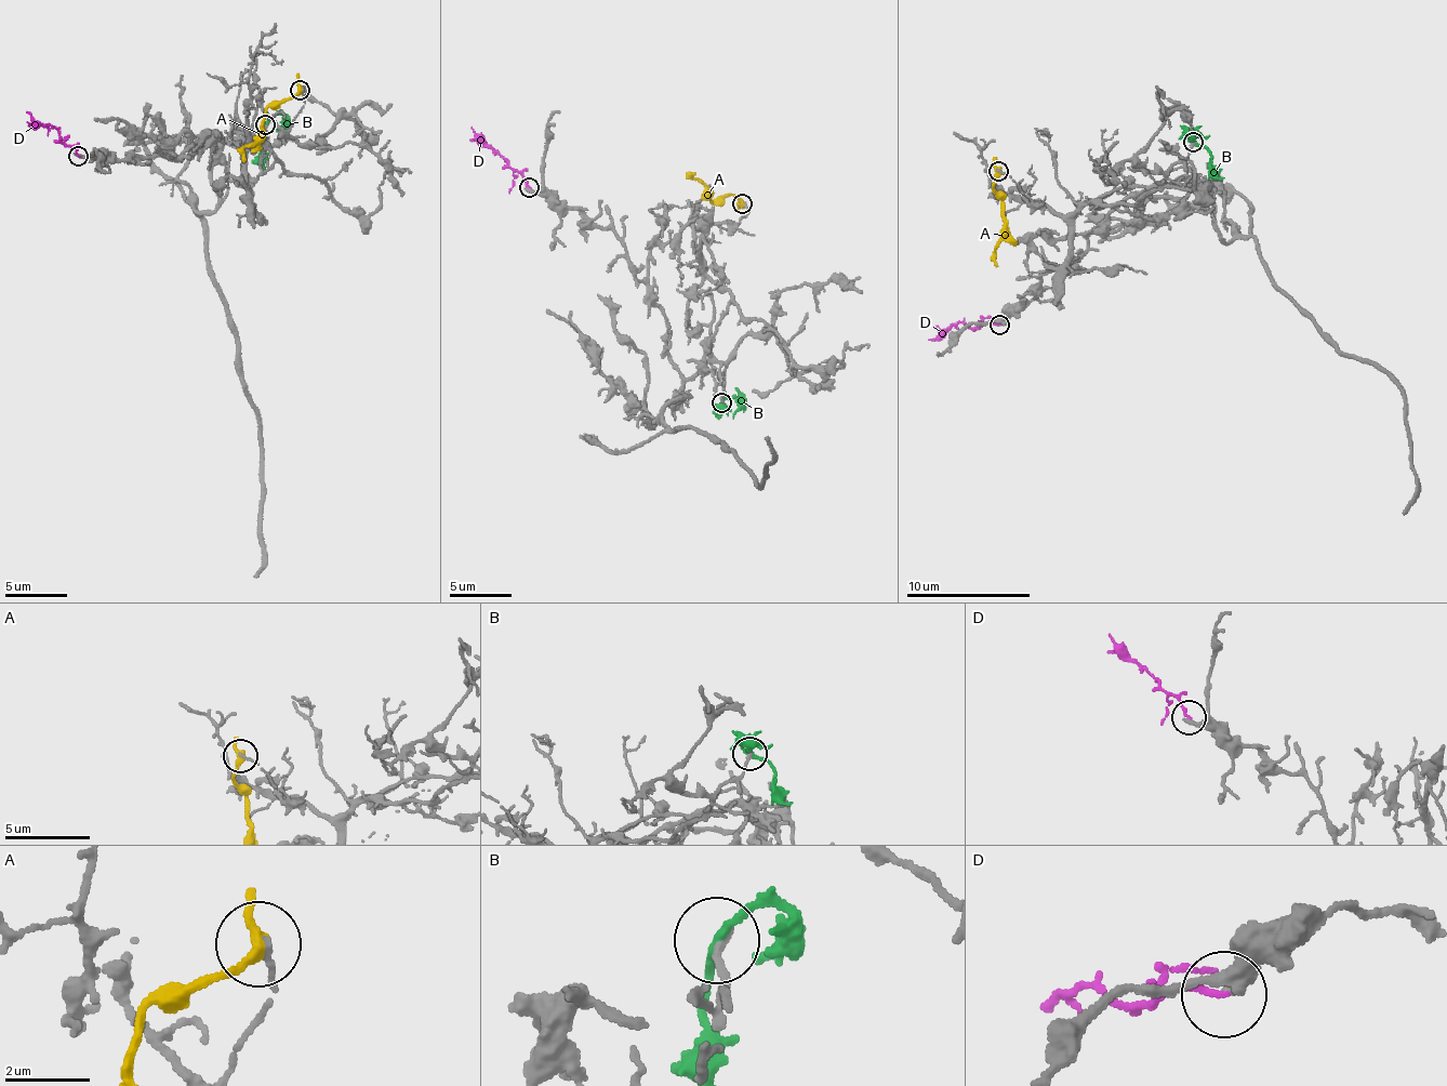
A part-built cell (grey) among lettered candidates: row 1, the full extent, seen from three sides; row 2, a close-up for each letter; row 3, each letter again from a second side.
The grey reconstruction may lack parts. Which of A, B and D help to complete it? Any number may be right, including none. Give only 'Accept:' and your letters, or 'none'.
Accept: none

